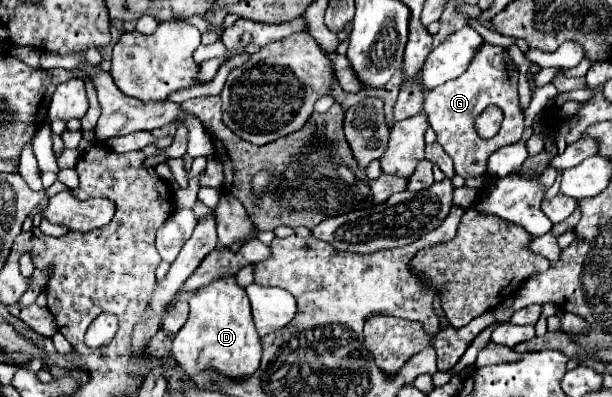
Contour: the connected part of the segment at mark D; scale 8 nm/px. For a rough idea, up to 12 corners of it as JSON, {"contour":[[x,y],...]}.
{"contour":[[236,276],[198,288],[174,338],[188,374],[242,378],[260,366]]}

